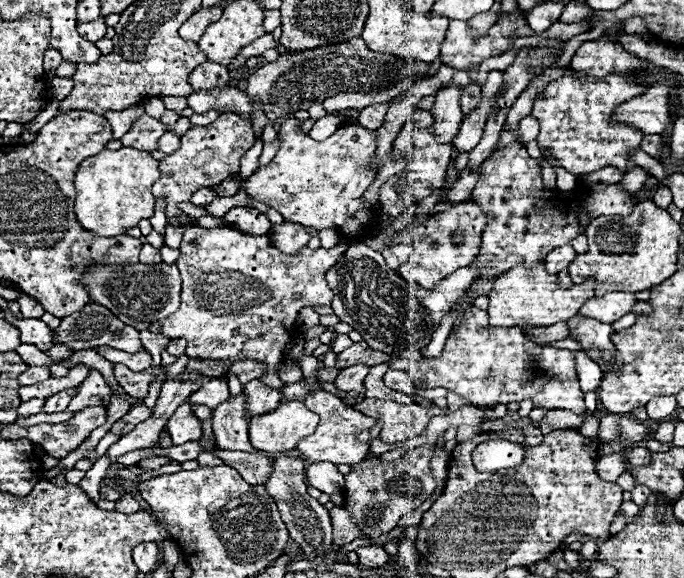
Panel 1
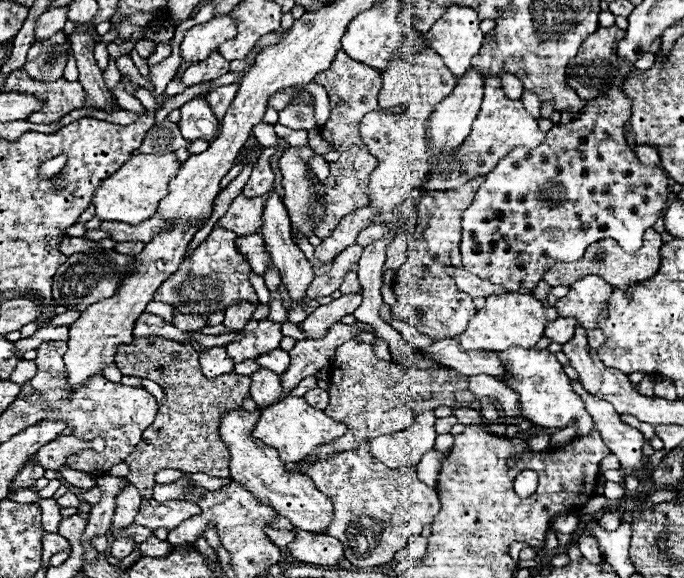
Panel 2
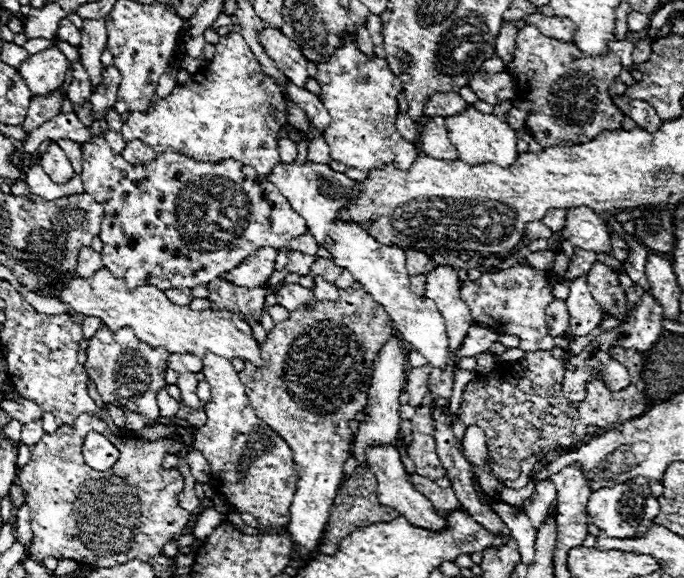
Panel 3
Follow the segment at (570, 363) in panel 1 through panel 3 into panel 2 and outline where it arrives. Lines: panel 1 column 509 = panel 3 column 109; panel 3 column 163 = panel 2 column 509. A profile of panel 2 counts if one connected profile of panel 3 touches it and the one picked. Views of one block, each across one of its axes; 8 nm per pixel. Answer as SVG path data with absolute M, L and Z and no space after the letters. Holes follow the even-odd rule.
M514 346L512 350L498 352L498 356L504 364L502 382L518 394L518 406L522 418L528 418L536 426L544 426L544 428L570 426L570 422L578 424L580 432L588 432L592 428L592 418L586 414L582 398L572 390L570 378L564 374L562 364L548 348L520 350L518 346Z

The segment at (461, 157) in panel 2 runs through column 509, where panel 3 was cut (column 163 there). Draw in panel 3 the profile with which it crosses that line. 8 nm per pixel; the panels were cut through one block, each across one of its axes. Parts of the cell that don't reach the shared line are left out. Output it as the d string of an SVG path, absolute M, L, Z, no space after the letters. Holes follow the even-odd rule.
M230 32L216 44L214 58L202 72L190 75L188 82L176 86L166 98L158 100L148 112L130 112L122 126L126 142L140 140L158 154L166 148L202 162L222 162L236 158L268 176L280 162L278 134L288 130L290 138L300 144L302 132L286 120L286 104L280 88L262 72L260 62L250 52L242 34Z

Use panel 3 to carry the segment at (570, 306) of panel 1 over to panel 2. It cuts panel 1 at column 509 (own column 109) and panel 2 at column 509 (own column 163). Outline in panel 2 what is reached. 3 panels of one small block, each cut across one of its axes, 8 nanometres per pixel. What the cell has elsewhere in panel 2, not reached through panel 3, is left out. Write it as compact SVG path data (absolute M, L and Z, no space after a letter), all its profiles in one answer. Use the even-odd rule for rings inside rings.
M506 292L500 296L488 296L486 306L476 312L476 316L468 322L466 332L460 334L460 346L464 350L496 350L496 352L504 352L510 346L522 346L530 350L544 336L546 324L556 320L558 316L560 314L556 306L546 308L532 294Z

